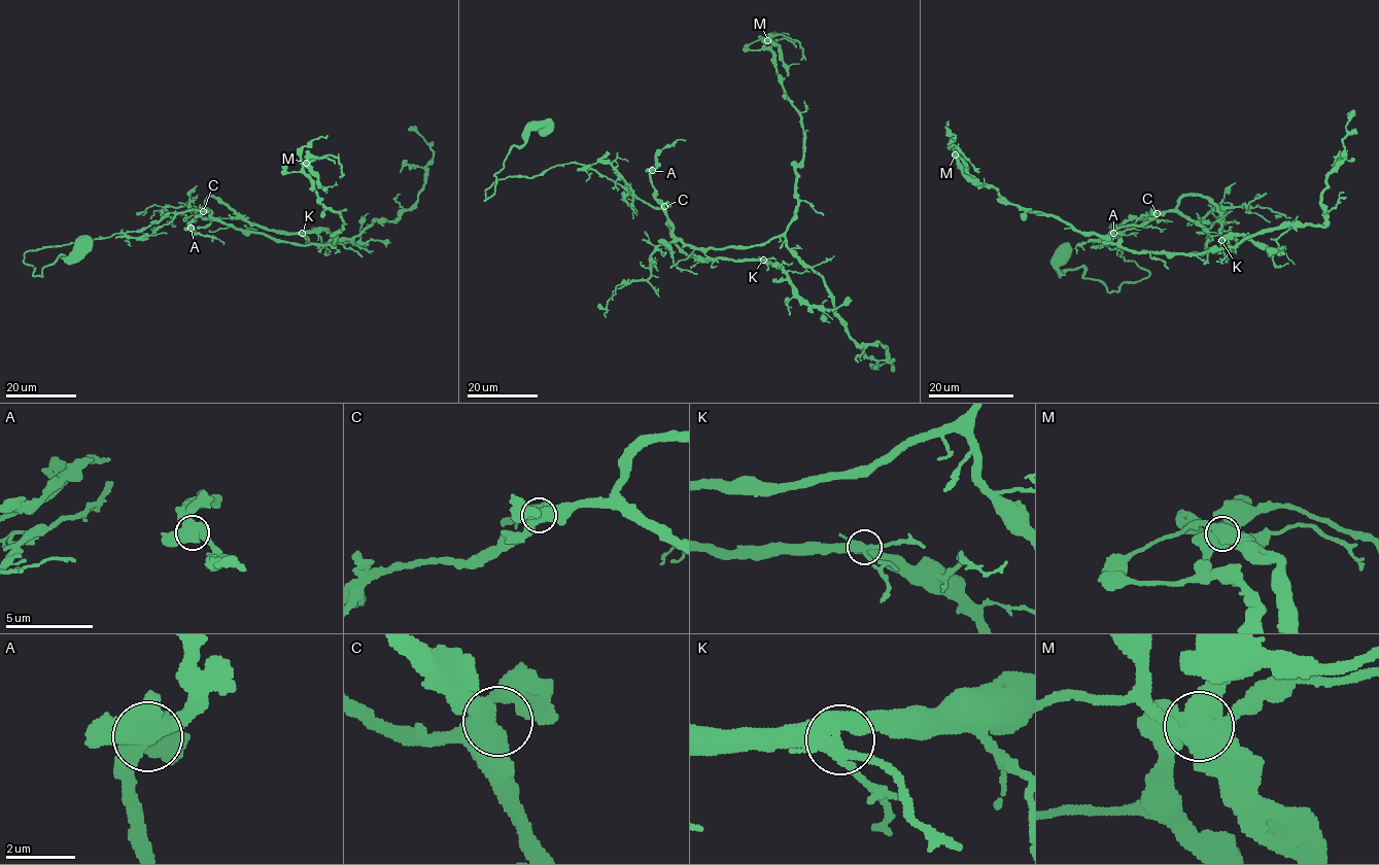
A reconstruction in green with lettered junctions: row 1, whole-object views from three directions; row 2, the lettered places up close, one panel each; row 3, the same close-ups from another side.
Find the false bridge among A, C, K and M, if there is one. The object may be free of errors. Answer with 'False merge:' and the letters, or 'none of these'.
False merge: M

